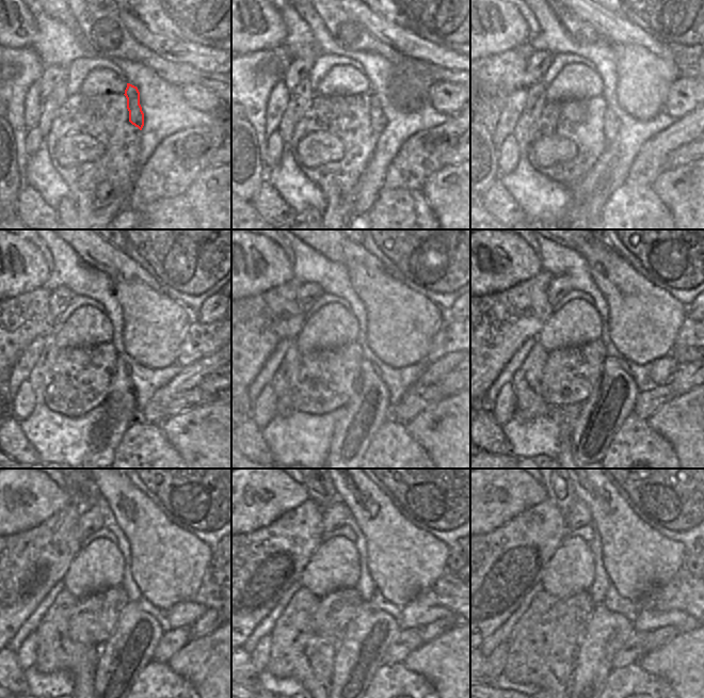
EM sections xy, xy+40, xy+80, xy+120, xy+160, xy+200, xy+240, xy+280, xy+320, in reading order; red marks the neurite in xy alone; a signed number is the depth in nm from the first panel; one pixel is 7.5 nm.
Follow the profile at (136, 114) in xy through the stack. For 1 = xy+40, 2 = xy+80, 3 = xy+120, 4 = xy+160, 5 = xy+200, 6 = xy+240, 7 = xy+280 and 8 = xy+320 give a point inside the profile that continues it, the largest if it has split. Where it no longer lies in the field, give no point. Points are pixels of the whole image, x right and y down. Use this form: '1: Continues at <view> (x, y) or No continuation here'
1: Continues at xy+40 (377, 116)
2: Continues at xy+80 (594, 189)
3: Continues at xy+120 (125, 411)
4: Continues at xy+160 (369, 407)
5: Continues at xy+200 (614, 396)
6: Continues at xy+240 (129, 649)
7: Continues at xy+280 (362, 651)
8: Continues at xy+320 (606, 632).

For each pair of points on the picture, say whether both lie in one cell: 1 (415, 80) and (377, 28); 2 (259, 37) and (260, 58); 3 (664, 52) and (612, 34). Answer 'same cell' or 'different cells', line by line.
1: different cells
2: different cells
3: same cell

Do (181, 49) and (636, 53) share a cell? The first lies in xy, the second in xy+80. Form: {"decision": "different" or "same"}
{"decision": "different"}

